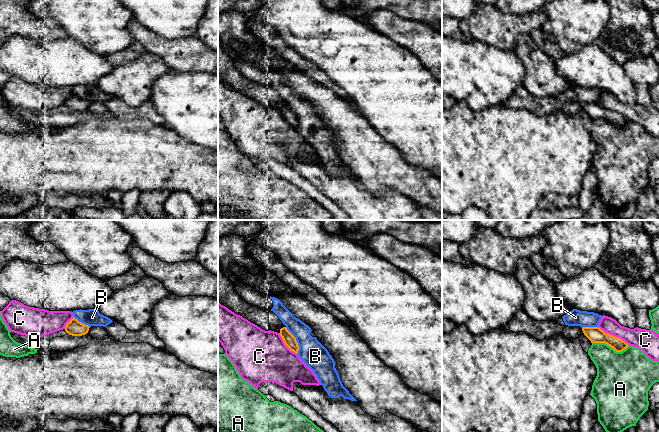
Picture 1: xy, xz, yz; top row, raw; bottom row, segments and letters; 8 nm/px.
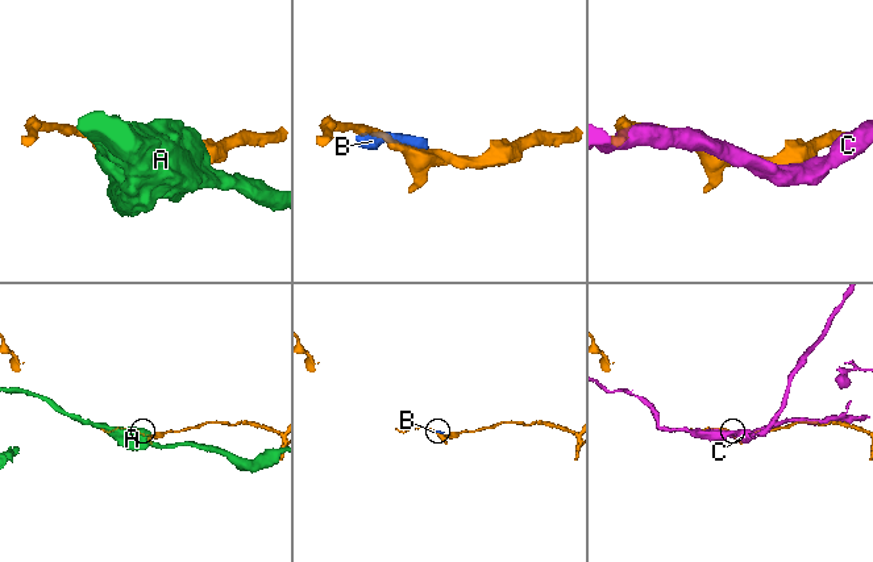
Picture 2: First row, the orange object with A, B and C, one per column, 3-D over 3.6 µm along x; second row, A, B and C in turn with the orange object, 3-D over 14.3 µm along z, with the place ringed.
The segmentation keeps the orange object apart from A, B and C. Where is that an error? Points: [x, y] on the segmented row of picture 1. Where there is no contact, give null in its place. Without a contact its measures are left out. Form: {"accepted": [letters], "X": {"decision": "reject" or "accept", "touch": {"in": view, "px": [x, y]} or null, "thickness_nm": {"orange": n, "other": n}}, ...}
{"accepted": [], "A": {"decision": "reject", "touch": {"in": "yz", "px": [611, 347]}, "thickness_nm": {"orange": 120, "other": 400}}, "B": {"decision": "reject", "touch": {"in": "xz", "px": [295, 340]}, "thickness_nm": {"orange": 100, "other": 200}}, "C": {"decision": "reject", "touch": {"in": "yz", "px": [612, 335]}, "thickness_nm": {"orange": 120, "other": 160}}}

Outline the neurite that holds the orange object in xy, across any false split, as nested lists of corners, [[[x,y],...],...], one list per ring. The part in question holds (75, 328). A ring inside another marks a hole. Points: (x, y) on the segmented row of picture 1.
[[[74,317],[66,324],[65,331],[72,336],[82,336],[88,333],[89,326],[79,322]]]

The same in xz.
[[[286,327],[280,329],[280,336],[282,337],[285,345],[294,353],[298,353],[299,346],[296,338],[287,330]]]

